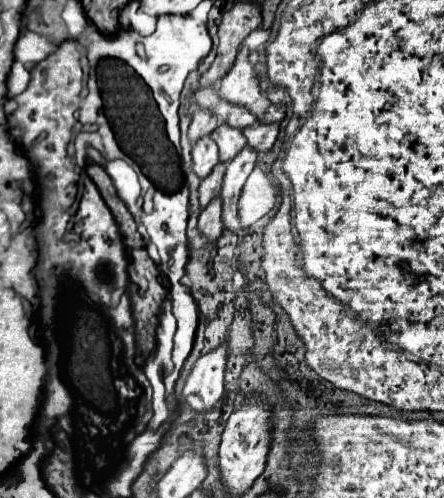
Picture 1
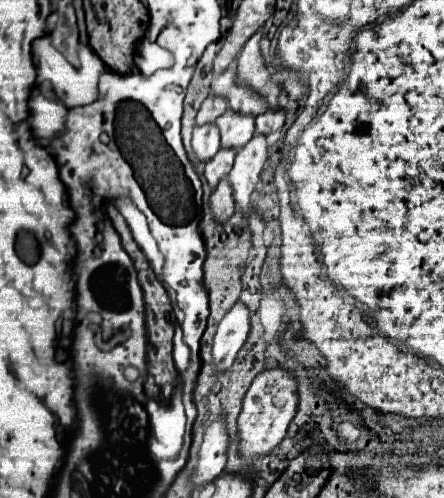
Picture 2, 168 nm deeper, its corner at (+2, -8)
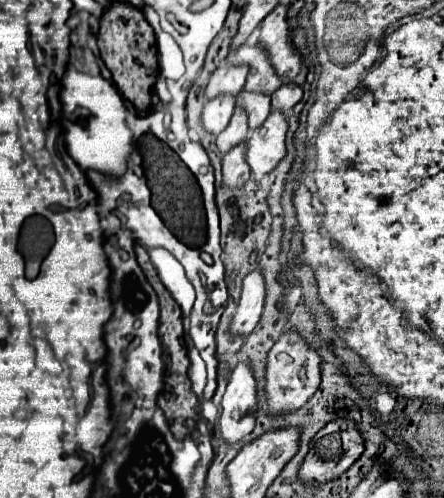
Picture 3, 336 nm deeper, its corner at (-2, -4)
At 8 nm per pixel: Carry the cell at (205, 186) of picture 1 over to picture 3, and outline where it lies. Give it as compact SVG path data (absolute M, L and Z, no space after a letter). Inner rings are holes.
M235 112L229 126L221 132L221 136L217 136L217 148L219 154L225 156L231 148L243 144L247 140L247 124L245 124L245 112Z

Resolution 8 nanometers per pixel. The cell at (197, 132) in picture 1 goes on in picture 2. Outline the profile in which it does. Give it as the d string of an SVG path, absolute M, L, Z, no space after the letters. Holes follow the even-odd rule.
M207 96L205 102L201 104L201 110L197 114L197 124L207 124L207 122L215 122L215 118L219 118L229 106L225 104L225 100L221 100L219 96Z

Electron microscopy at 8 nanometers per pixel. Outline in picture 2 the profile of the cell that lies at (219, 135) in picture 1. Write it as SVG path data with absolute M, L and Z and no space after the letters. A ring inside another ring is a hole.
M225 112L217 118L217 126L221 130L221 146L243 148L255 134L255 118L253 116L237 116L237 112Z

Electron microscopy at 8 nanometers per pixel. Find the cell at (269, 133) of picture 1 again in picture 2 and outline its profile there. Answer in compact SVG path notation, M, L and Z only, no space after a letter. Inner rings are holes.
M283 108L267 110L261 116L257 116L255 124L257 124L257 130L255 130L257 134L271 134L285 124L285 110Z

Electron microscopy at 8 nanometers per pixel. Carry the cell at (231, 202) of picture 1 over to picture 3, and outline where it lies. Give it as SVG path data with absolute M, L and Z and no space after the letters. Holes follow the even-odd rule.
M271 112L263 126L251 134L247 140L247 164L253 180L259 182L285 156L285 134L287 120L283 112Z

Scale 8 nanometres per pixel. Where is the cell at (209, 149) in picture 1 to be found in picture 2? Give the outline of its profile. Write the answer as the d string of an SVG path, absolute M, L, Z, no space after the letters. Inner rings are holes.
M213 122L213 124L195 126L195 130L193 130L193 150L195 150L197 158L207 162L217 154L217 148L221 148L217 124Z

